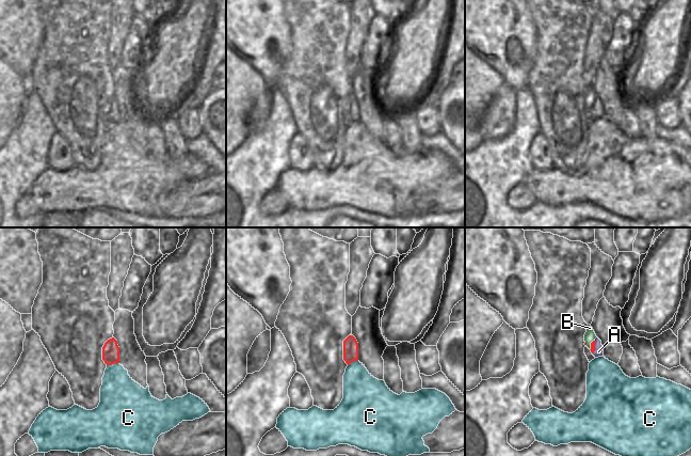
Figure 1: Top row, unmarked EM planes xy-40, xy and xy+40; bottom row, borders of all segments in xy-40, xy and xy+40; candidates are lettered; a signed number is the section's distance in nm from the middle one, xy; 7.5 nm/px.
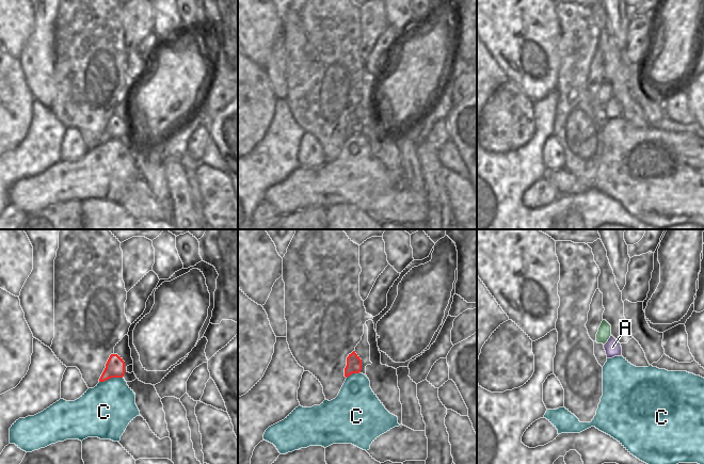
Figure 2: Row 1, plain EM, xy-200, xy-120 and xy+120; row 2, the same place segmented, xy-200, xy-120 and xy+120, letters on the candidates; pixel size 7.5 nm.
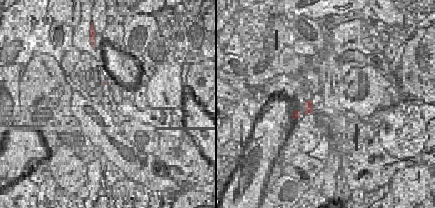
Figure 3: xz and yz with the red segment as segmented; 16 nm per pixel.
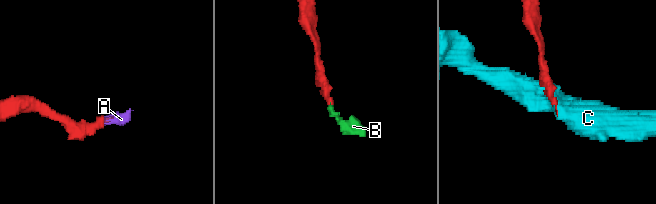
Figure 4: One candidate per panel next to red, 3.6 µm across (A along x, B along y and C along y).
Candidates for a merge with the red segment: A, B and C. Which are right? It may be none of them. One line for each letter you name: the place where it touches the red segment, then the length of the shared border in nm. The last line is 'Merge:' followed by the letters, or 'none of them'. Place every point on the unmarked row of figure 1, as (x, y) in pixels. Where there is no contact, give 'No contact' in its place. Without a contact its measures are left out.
B: Touches red at xy+40 (591, 106). Shared border 80 nm
Merge: B.

